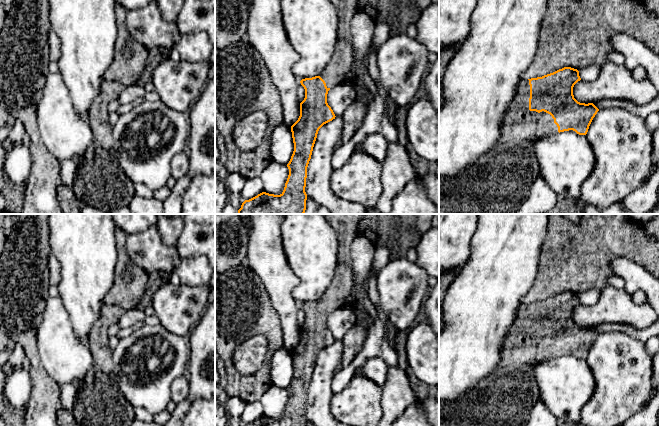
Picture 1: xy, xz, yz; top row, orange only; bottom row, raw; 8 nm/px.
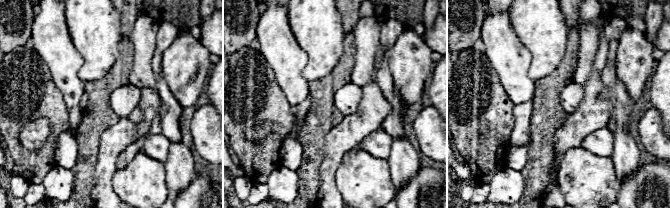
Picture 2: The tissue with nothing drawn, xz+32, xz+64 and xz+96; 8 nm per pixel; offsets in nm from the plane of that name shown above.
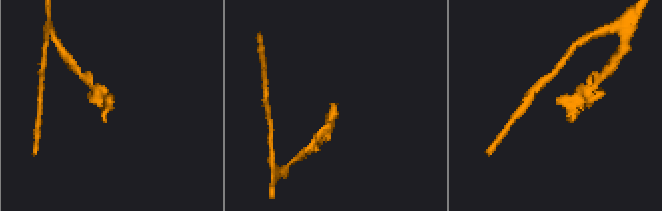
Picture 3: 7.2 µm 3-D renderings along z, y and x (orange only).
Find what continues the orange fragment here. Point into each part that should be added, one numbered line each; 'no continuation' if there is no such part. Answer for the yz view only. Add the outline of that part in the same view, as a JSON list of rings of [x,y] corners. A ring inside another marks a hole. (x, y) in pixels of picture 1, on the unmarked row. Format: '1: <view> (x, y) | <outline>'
1: yz (506, 397) | [[[521,304],[504,338],[500,362],[476,389],[460,401],[439,403],[439,426],[525,426],[538,401],[538,385],[533,367],[544,359],[558,357],[552,340],[529,334],[529,304]]]

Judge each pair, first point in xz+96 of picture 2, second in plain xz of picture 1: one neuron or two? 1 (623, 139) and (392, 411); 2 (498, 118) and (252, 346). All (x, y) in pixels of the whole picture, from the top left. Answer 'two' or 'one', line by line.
1: one
2: two

